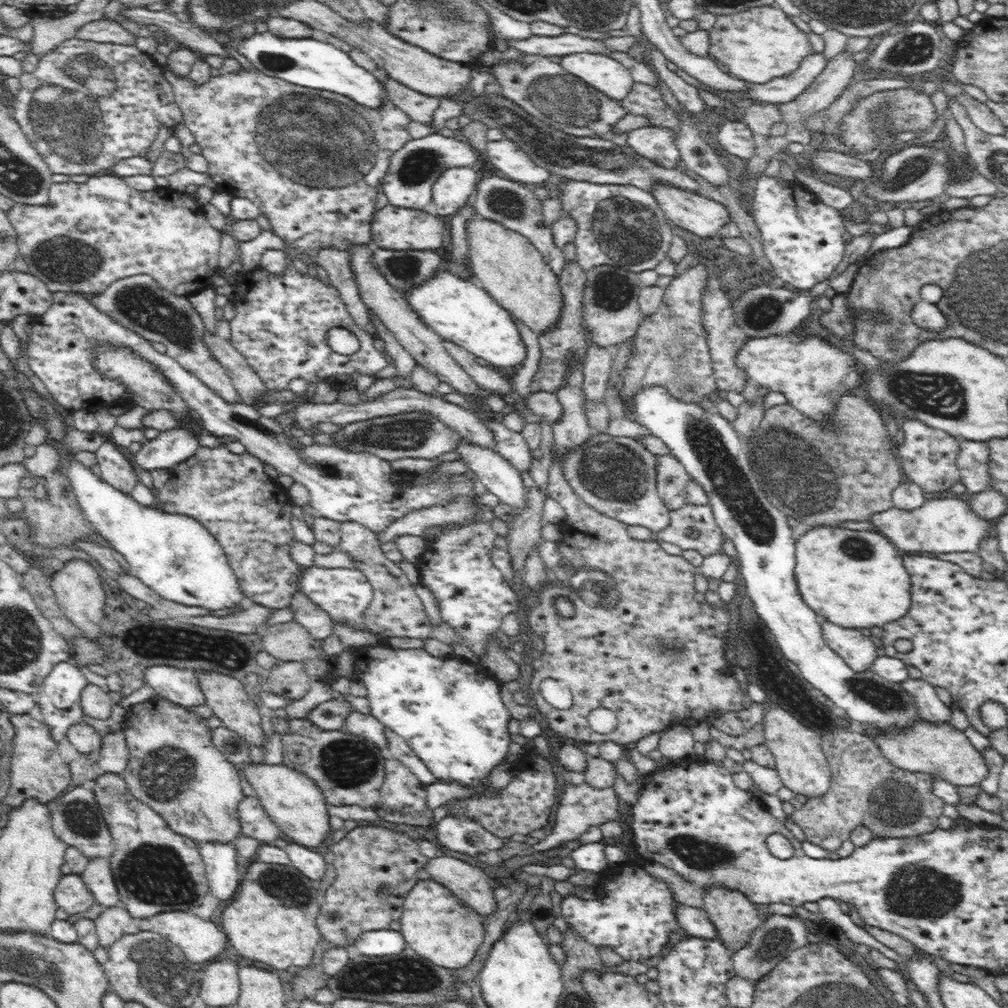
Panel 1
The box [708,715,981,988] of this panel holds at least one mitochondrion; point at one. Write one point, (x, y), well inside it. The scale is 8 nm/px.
(914, 891)

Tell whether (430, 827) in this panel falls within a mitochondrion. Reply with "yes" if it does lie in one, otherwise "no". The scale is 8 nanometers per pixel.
no

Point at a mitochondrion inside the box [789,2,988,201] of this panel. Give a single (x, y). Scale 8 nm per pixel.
(912, 49)

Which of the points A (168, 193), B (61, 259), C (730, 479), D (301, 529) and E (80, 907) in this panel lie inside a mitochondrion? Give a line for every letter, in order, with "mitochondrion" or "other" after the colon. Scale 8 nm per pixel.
A: other
B: mitochondrion
C: mitochondrion
D: other
E: other

